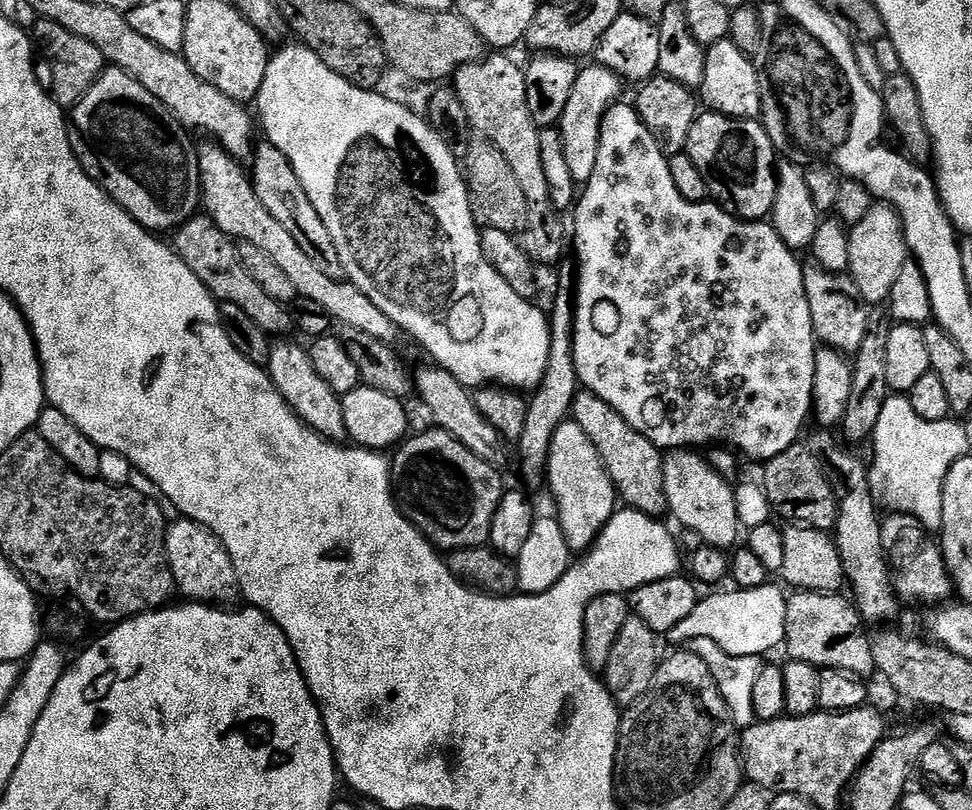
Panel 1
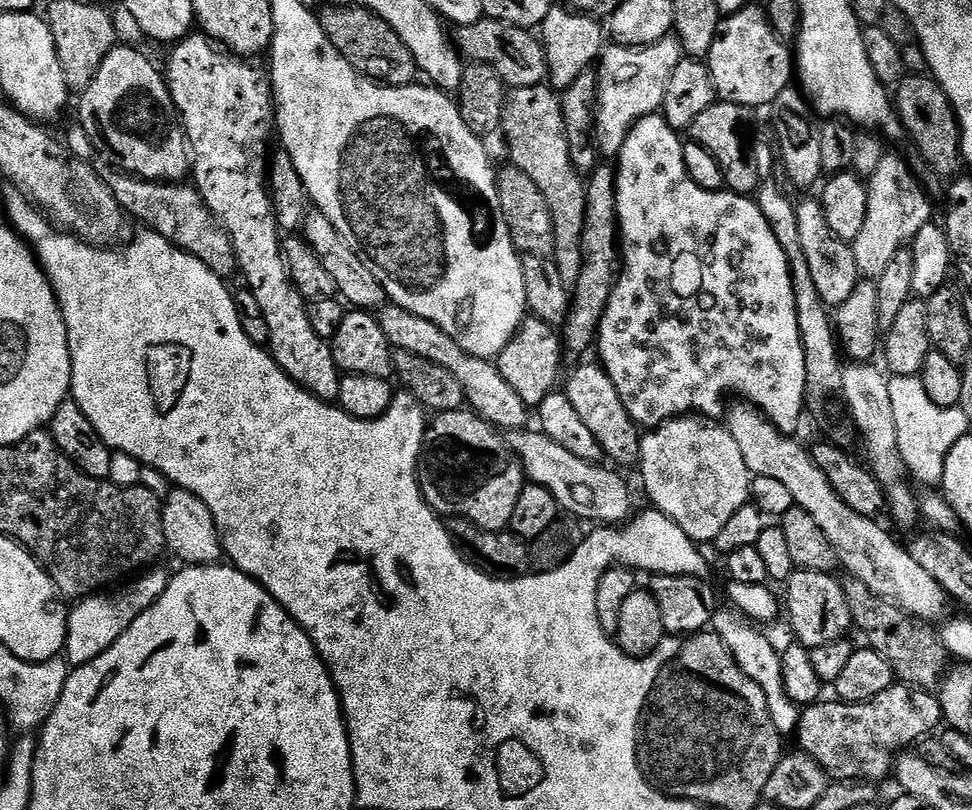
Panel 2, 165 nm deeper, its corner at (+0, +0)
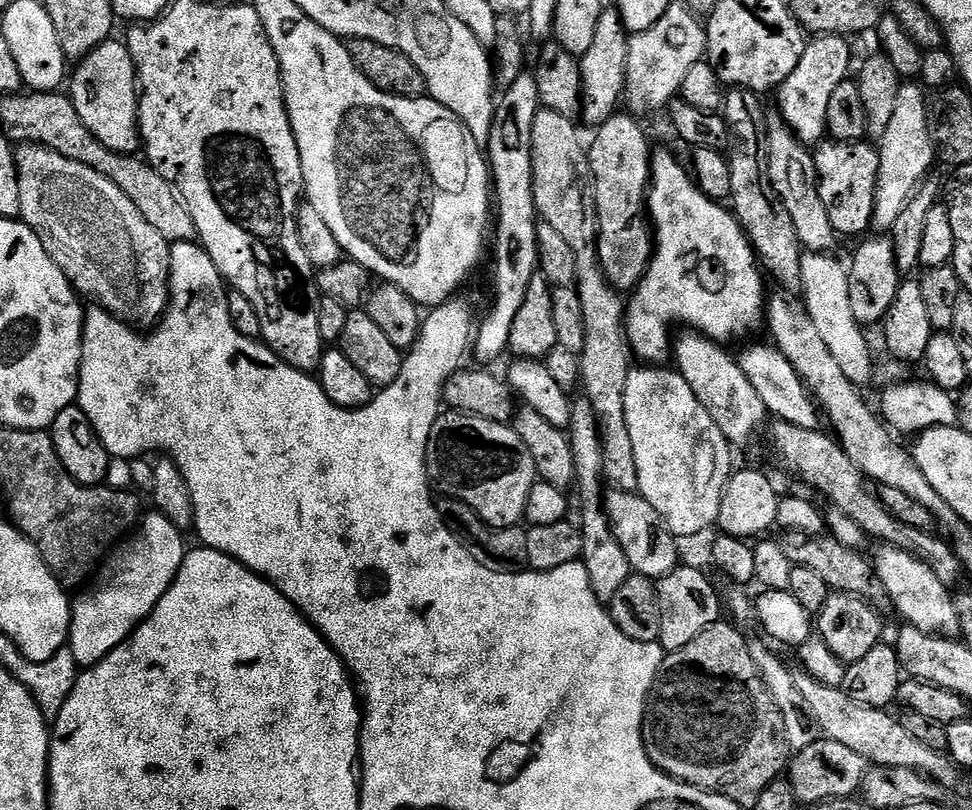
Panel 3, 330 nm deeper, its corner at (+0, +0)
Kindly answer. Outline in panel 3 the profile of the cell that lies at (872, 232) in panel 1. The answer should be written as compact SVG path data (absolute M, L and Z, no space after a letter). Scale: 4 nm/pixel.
M901 83L898 90L898 103L894 106L894 115L890 117L890 126L884 137L878 141L880 161L878 162L878 182L874 198L872 228L877 233L891 233L894 221L906 210L906 202L916 189L924 183L932 163L937 163L936 148L932 145L928 129L928 101L926 92L919 83Z

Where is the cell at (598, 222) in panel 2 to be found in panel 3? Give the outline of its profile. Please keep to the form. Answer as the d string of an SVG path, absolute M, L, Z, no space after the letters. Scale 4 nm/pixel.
M617 114L610 117L600 128L595 129L596 136L587 145L588 165L596 190L596 213L600 219L600 234L596 238L598 258L608 283L621 293L631 293L640 285L640 280L646 274L648 263L652 260L654 251L654 232L646 215L646 201L652 178L653 145L648 145L648 136L632 114Z

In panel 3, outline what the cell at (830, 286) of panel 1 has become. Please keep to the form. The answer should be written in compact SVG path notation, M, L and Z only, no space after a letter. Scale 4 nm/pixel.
M772 110L766 119L766 175L780 201L790 213L794 230L798 230L798 242L805 252L833 251L838 234L830 226L830 214L826 214L826 205L818 194L818 174L816 157L809 145L798 142L798 138L788 128L788 123L780 116L779 111Z

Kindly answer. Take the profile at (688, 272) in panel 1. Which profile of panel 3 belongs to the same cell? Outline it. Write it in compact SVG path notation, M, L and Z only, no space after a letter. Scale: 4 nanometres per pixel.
M672 152L652 153L652 178L648 189L646 212L654 229L654 251L646 274L640 285L631 293L626 304L624 331L628 334L628 345L637 361L648 366L660 366L673 355L674 344L670 337L675 324L684 324L685 329L700 332L717 342L736 340L766 320L766 295L764 296L765 273L748 236L737 222L735 215L723 203L702 194L699 185L690 175L689 169L676 161Z

